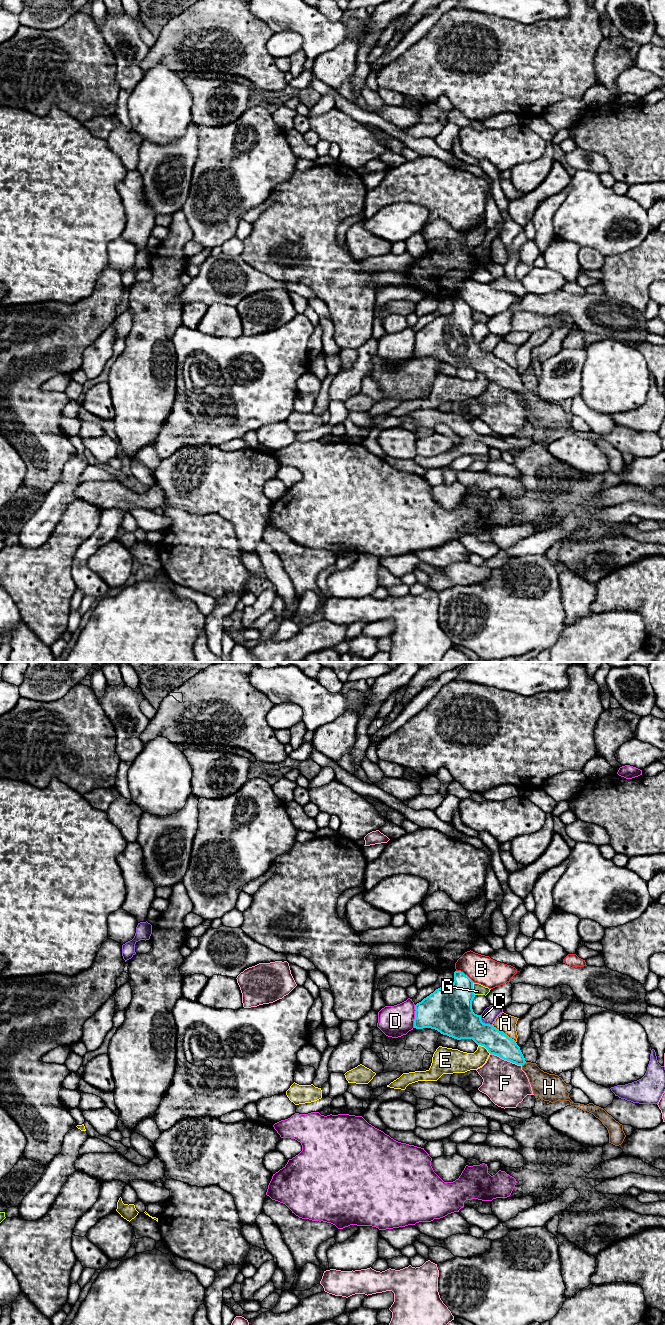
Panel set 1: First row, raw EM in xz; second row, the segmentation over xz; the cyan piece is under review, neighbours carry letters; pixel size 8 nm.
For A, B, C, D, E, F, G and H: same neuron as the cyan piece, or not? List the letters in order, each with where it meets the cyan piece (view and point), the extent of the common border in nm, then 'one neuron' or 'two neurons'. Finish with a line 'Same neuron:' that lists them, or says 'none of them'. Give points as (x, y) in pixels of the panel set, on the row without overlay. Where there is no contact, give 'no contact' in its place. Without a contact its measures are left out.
A: xz (502, 360) | 240 nm | two neurons
B: xz (464, 302) | 180 nm | two neurons
C: xz (484, 351) | 130 nm | two neurons
D: xz (415, 344) | 180 nm | two neurons
E: xz (484, 374) | 130 nm | two neurons
F: xz (506, 387) | 280 nm | two neurons
G: xz (472, 316) | 110 nm | two neurons
H: xz (524, 391) | 50 nm | one neuron
Same neuron: H

